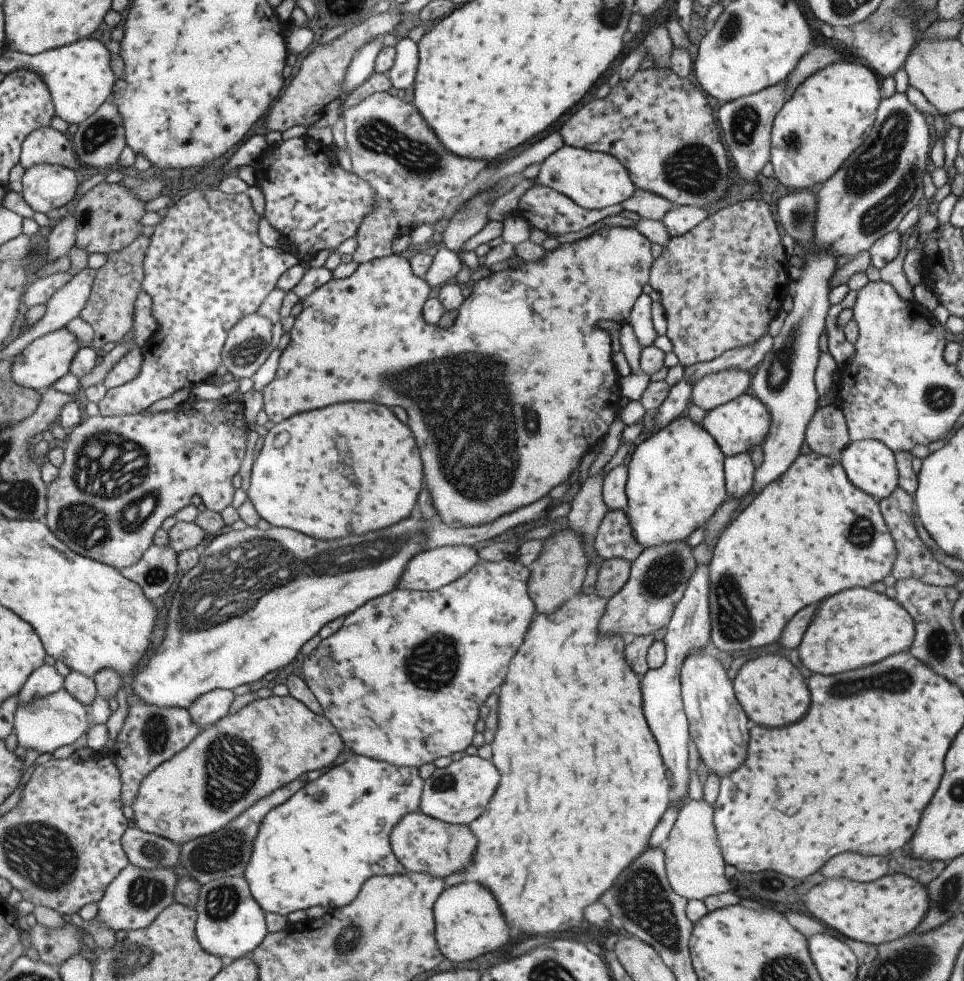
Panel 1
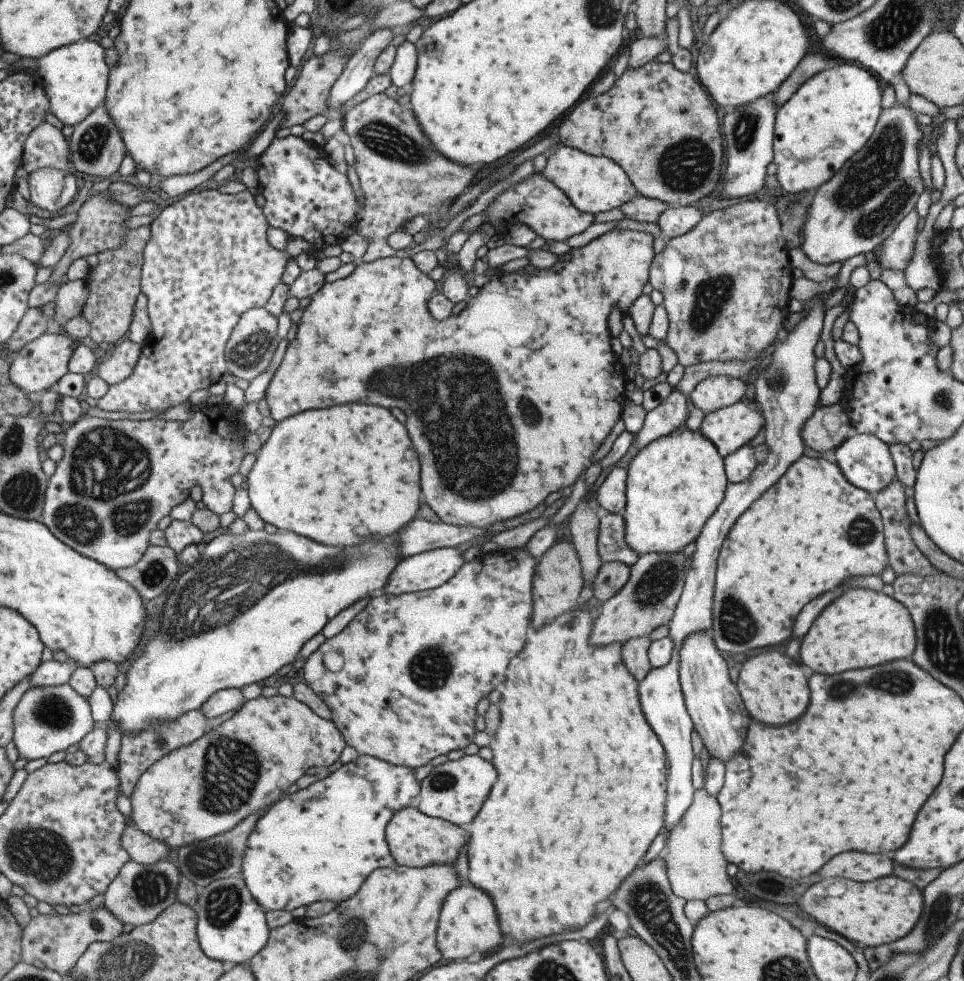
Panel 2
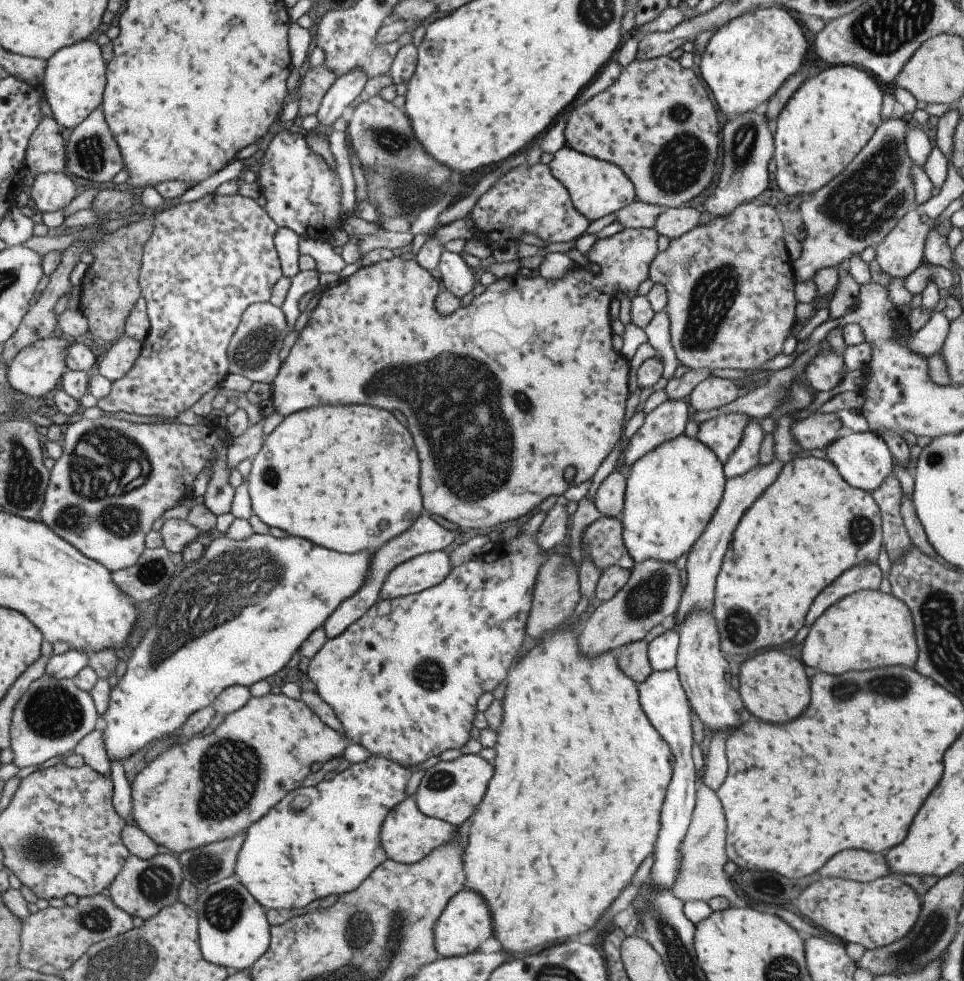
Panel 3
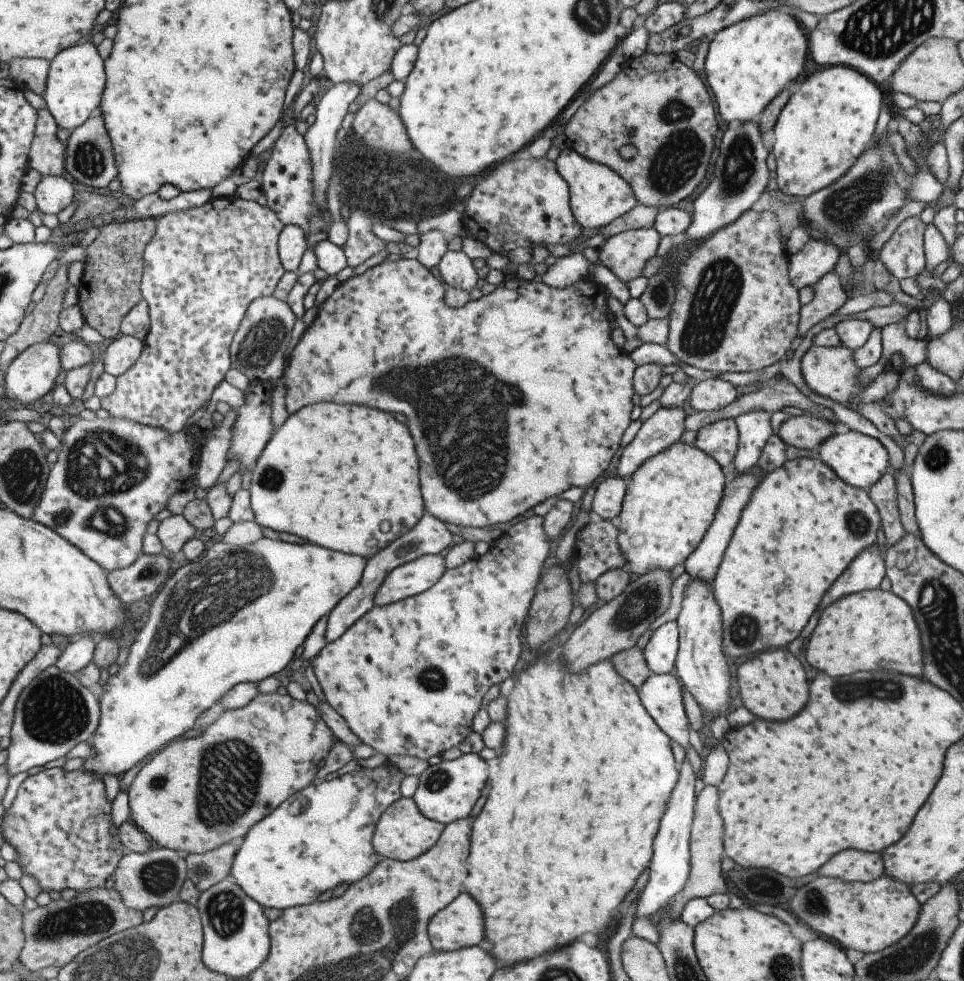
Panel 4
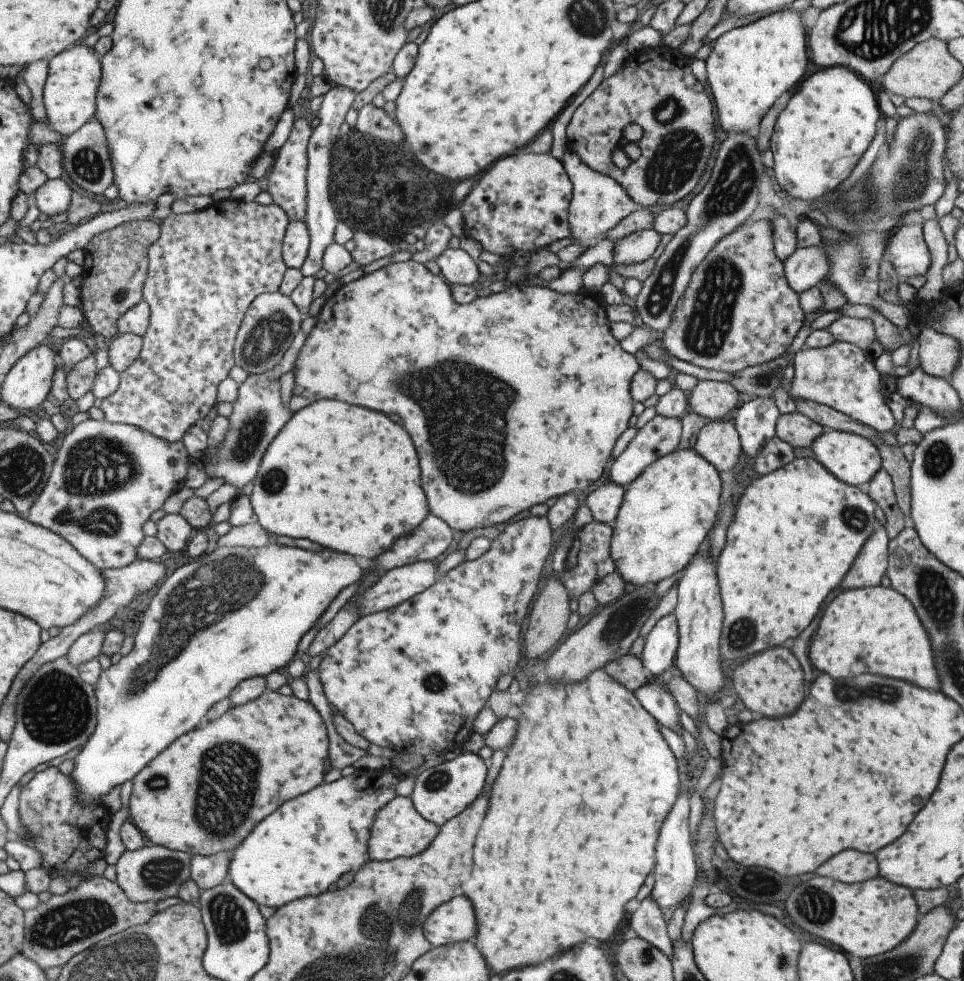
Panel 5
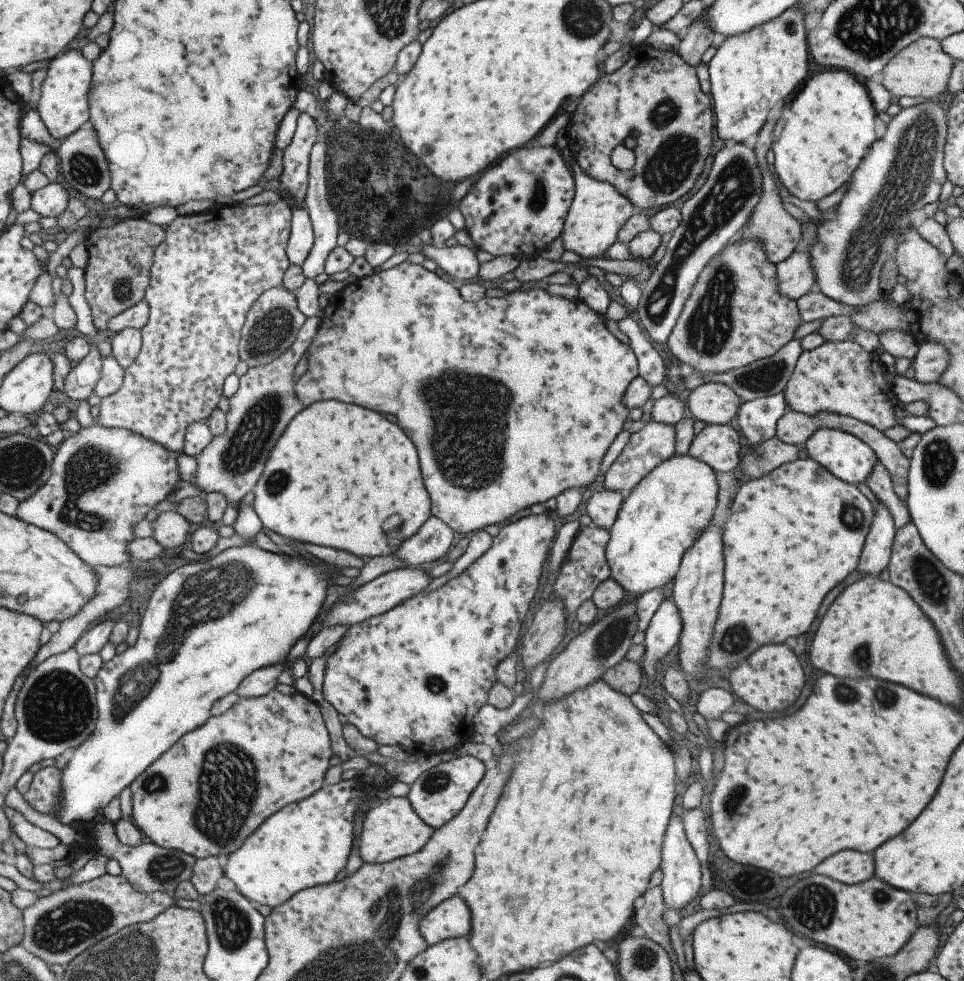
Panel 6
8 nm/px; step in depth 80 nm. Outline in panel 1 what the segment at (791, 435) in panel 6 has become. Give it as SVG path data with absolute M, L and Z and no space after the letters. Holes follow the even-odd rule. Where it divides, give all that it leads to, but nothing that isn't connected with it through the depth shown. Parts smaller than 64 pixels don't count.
M835 403L817 408L805 427L804 440L814 453L825 456L848 445L846 422Z

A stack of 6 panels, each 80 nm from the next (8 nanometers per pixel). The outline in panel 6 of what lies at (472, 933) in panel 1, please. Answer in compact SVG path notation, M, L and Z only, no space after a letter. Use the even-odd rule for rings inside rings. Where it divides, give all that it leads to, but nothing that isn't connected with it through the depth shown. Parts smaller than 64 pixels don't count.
M457 896L443 900L419 918L419 934L428 946L446 940L465 936L469 932L469 908Z

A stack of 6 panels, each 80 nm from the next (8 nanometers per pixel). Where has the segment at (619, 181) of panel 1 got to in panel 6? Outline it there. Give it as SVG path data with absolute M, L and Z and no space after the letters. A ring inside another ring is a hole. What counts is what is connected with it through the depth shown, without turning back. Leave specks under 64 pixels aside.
M575 162L571 164L573 166L569 170L573 173L575 190L559 239L562 241L563 250L574 252L581 259L605 259L607 248L617 243L619 228L627 222L635 209L611 184L593 180L591 176L585 176L585 172Z

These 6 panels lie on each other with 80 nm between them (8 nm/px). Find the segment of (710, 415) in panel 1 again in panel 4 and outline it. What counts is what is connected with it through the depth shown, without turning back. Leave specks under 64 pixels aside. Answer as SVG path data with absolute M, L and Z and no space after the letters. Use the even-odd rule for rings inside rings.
M734 419L712 420L697 432L693 446L711 456L721 467L731 465L738 445L738 430Z

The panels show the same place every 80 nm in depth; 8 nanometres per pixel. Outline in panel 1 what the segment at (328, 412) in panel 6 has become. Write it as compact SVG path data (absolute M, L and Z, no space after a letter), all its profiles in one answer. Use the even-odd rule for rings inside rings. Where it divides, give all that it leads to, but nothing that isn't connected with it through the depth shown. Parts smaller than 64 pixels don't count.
M346 402L329 405L320 409L307 411L291 418L284 420L282 423L276 423L264 437L264 445L261 452L257 454L256 460L253 462L251 477L248 488L248 498L253 501L256 511L272 526L295 529L310 537L319 540L333 540L333 538L341 538L347 534L363 534L363 532L371 532L371 530L379 530L385 528L389 524L395 524L402 518L410 515L412 508L416 504L416 498L419 491L423 487L422 482L422 460L414 440L411 436L409 428L399 422L389 407L372 402Z

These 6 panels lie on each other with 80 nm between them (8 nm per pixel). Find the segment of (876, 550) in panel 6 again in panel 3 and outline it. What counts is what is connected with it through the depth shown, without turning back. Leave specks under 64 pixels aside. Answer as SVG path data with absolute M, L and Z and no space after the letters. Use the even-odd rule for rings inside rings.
M875 562L847 568L811 602L811 606L807 610L807 616L805 616L804 625L810 626L815 618L820 616L821 612L827 606L831 606L835 600L840 600L859 590L878 590L882 576Z

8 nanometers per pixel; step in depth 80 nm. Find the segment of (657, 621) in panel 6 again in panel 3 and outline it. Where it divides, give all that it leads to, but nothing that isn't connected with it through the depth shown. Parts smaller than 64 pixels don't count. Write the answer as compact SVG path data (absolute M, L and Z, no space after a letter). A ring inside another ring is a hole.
M675 628L665 630L646 644L646 654L652 671L663 672L674 668L678 648L678 633Z

